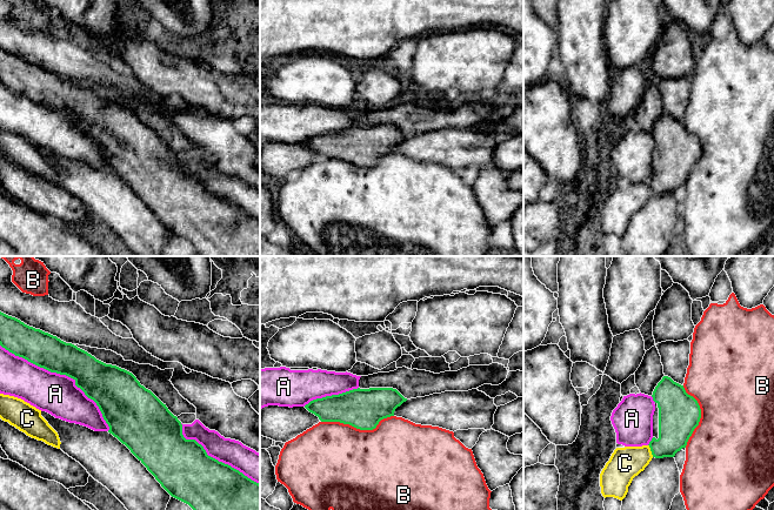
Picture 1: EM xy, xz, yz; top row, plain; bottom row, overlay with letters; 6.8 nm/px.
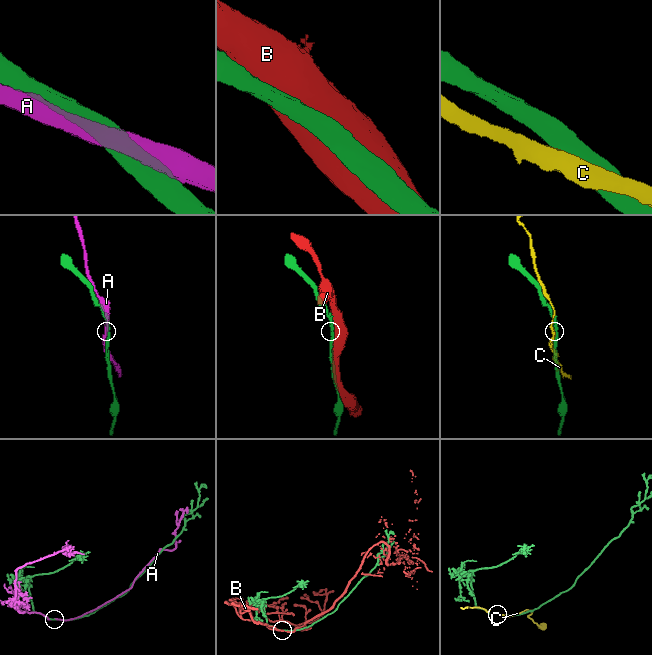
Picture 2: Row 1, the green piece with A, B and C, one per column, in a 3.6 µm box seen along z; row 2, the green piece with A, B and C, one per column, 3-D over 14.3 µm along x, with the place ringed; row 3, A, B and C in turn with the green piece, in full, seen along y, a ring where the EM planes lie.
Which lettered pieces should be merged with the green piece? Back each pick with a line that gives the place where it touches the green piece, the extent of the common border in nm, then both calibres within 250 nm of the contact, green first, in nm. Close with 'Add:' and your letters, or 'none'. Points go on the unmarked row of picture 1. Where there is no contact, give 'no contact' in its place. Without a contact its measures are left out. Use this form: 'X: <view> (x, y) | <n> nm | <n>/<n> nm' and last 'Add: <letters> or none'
Add: none

